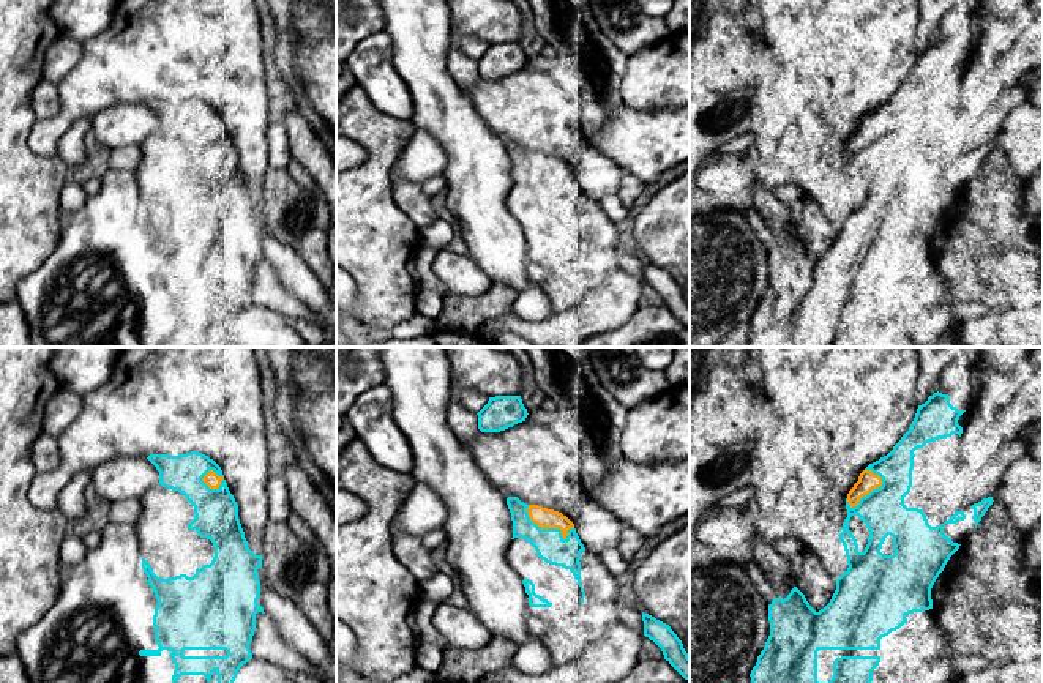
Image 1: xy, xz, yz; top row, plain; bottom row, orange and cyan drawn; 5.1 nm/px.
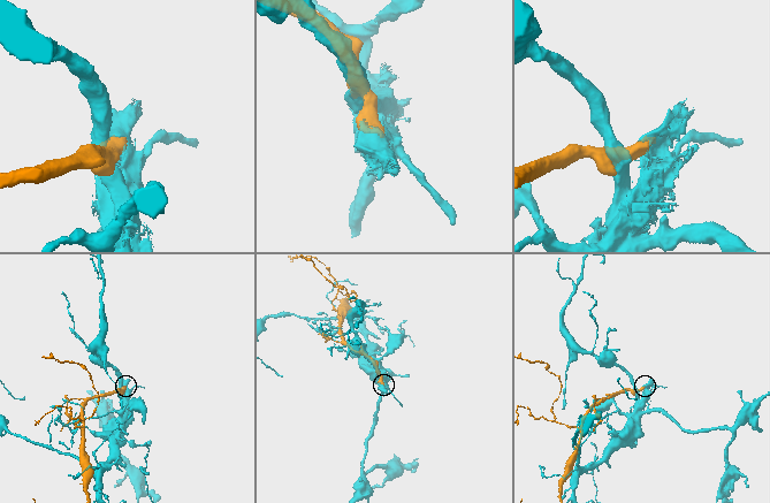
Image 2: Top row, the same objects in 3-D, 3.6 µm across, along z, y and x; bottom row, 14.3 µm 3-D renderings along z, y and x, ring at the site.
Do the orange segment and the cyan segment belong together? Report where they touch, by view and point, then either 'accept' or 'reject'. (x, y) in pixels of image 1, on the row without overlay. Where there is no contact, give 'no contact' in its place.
xz (548, 174) | reject

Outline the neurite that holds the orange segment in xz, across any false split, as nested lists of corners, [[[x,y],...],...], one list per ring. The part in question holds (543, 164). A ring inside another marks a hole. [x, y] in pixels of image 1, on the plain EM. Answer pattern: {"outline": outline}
{"outline": [[[529,151],[527,159],[540,175],[560,175],[563,186],[566,186],[568,177],[574,175],[574,170],[566,162],[554,156]]]}

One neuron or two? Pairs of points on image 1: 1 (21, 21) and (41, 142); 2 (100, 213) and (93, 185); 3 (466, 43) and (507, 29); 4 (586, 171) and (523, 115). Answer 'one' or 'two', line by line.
1: two
2: two
3: two
4: one

